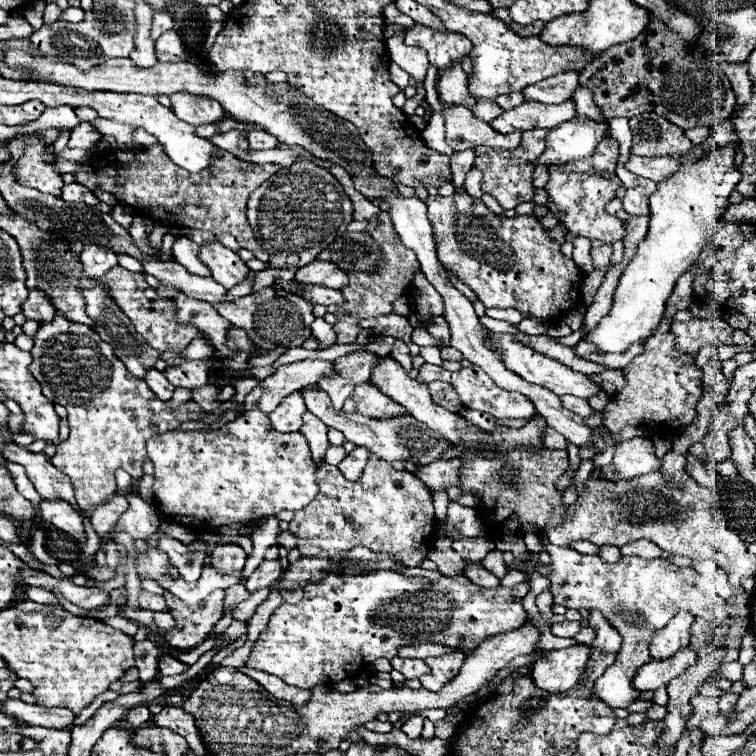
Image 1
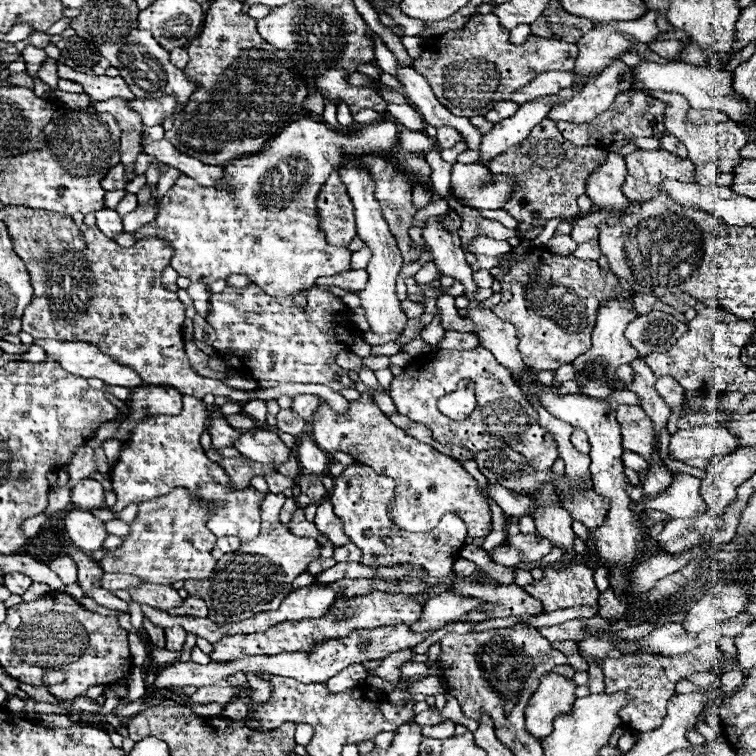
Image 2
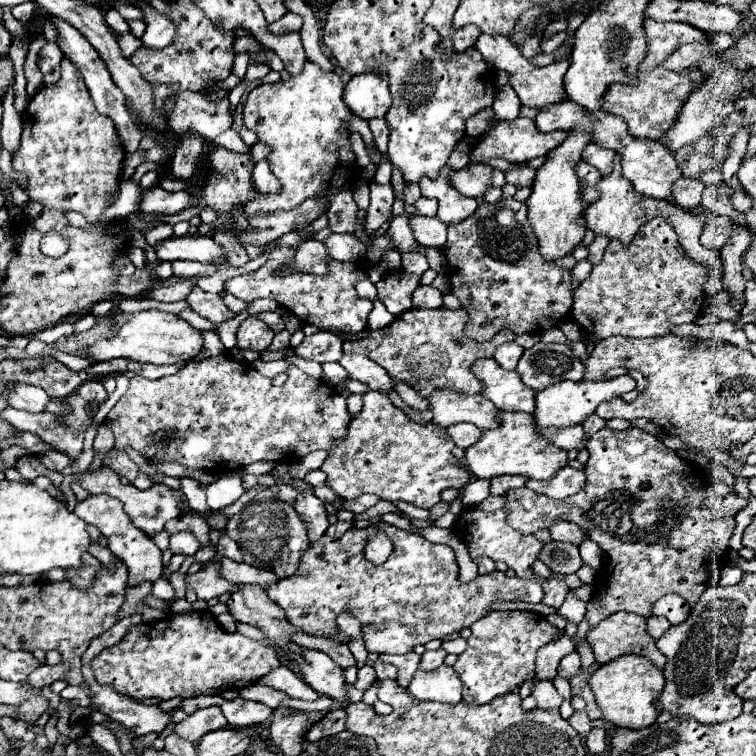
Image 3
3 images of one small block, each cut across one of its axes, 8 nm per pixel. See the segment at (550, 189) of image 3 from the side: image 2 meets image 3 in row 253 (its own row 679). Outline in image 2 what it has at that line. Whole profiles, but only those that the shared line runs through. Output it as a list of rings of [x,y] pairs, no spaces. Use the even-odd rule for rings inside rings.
[[[554,672],[542,676],[526,706],[526,730],[538,740],[550,736],[554,720],[572,710],[576,698],[574,690],[576,684],[570,678],[558,676]]]

